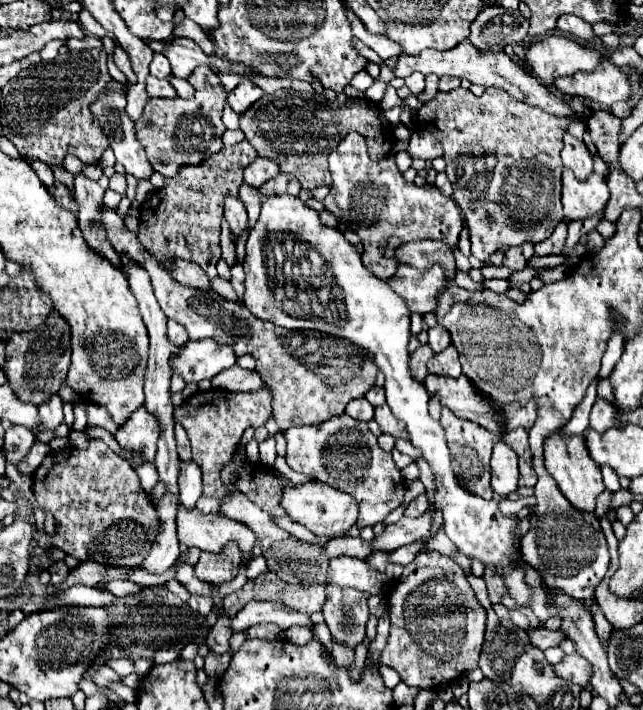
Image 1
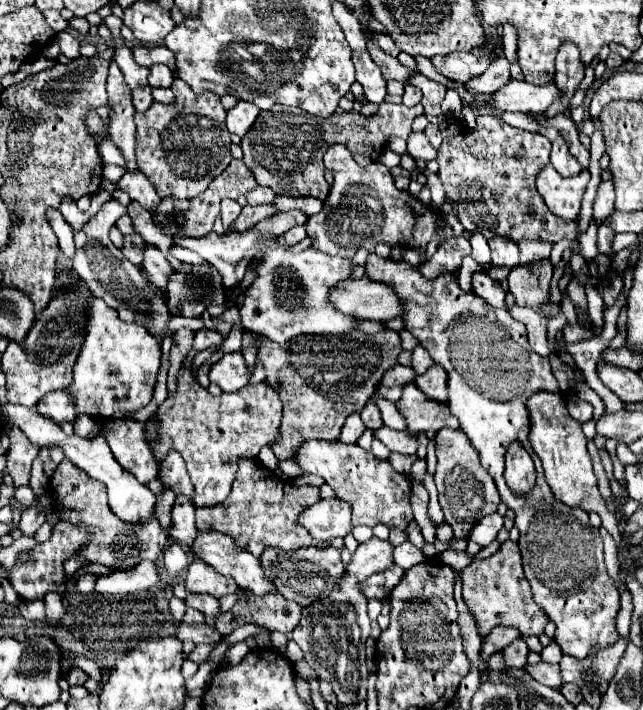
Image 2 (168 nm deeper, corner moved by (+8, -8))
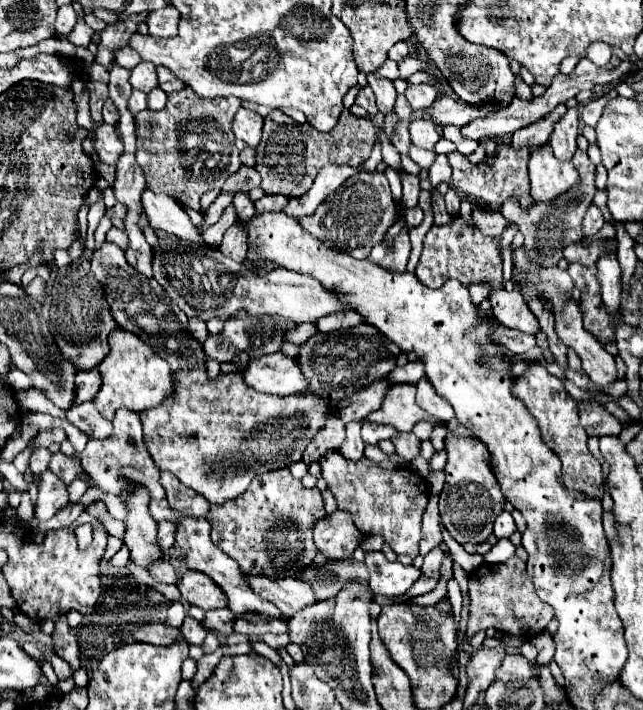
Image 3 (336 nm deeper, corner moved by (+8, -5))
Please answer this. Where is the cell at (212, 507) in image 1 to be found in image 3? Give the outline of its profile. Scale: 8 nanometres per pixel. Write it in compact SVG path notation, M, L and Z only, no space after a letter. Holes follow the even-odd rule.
M272 469L260 475L260 483L250 483L240 497L212 505L206 519L212 525L212 543L236 559L244 573L294 577L296 569L314 561L318 549L312 541L312 527L324 515L322 491L318 487L306 489L288 469Z

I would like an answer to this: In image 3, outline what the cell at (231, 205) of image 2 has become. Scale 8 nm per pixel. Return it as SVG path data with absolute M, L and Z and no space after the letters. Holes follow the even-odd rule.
M236 193L232 199L232 205L236 207L236 219L240 221L250 221L256 215L254 203L248 199L246 193Z

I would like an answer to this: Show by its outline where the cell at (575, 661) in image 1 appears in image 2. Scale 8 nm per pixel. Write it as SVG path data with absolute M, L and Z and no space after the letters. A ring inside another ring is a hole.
M538 662L538 664L526 664L524 670L540 684L550 686L554 690L560 690L562 686L562 676L558 664L548 664L548 662Z

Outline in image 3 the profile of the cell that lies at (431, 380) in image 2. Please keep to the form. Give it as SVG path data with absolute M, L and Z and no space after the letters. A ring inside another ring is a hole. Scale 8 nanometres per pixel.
M422 377L418 383L418 395L416 395L416 403L428 411L432 417L442 419L442 421L450 421L454 417L454 409L452 405L448 405L448 401L444 401L436 389L432 389L432 383L428 381L428 377Z

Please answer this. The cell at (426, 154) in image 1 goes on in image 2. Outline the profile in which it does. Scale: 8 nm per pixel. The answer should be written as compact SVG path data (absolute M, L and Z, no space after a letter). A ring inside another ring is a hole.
M410 132L408 154L414 158L422 158L422 160L434 160L436 158L436 150L432 148L432 144L428 142L424 132Z

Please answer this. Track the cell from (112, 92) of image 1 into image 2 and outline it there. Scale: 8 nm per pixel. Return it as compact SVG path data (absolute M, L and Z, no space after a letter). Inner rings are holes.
M128 172L122 176L122 180L116 184L120 190L128 192L132 200L136 200L142 208L146 208L150 214L156 214L156 206L160 204L160 198L156 194L156 188L144 178L142 172Z

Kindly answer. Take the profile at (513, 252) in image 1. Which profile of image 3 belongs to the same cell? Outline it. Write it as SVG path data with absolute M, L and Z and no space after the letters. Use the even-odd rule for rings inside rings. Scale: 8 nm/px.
M478 205L472 207L472 215L474 215L474 225L488 237L500 237L504 233L504 229L510 225L508 219L504 219L504 215L488 213Z

